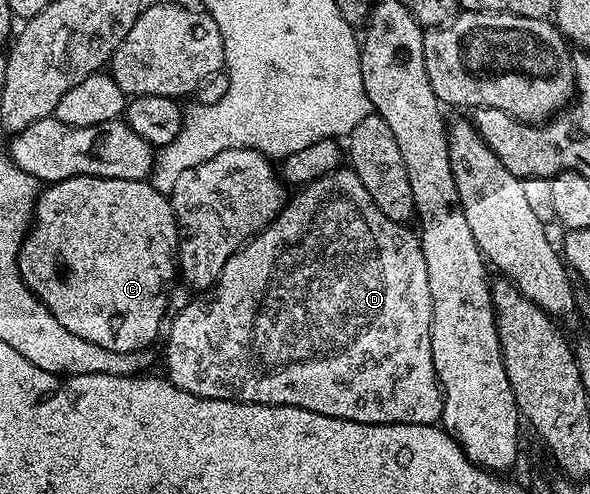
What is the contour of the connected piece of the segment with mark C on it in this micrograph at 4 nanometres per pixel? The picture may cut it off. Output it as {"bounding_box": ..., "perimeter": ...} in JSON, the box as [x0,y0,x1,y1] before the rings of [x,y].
{"bounding_box":[17,175,178,353],"perimeter":[[[80,175],[80,176],[79,176],[79,177],[71,177],[71,178],[70,178],[70,179],[68,179],[68,180],[67,180],[67,181],[59,181],[59,182],[58,182],[58,183],[50,183],[50,184],[48,184],[48,186],[46,186],[46,187],[45,187],[45,188],[44,188],[44,190],[42,190],[42,191],[41,191],[41,192],[40,192],[40,194],[38,194],[38,197],[37,197],[37,206],[36,206],[36,208],[35,208],[35,218],[34,218],[34,220],[33,220],[33,222],[32,222],[32,224],[31,224],[31,226],[30,226],[30,229],[29,229],[29,234],[28,234],[28,235],[26,235],[26,236],[25,236],[25,240],[24,240],[24,241],[23,241],[23,245],[22,245],[22,246],[21,246],[21,252],[20,252],[20,253],[19,253],[19,257],[18,257],[18,258],[17,258],[17,275],[18,275],[18,276],[19,276],[19,279],[22,279],[22,281],[23,281],[23,282],[25,282],[25,283],[22,283],[22,284],[24,284],[24,286],[25,286],[25,287],[26,287],[26,288],[27,288],[27,289],[28,289],[28,290],[29,290],[29,291],[30,291],[30,292],[31,292],[31,293],[35,293],[35,294],[36,294],[36,295],[37,295],[37,296],[38,296],[38,297],[39,297],[39,301],[43,301],[43,305],[47,305],[47,309],[51,309],[51,313],[55,313],[55,321],[59,321],[59,325],[63,325],[63,329],[67,329],[67,330],[68,330],[68,331],[70,331],[70,332],[71,332],[71,333],[75,333],[75,337],[83,337],[83,341],[87,341],[87,342],[88,342],[88,343],[90,343],[90,344],[91,344],[91,345],[99,345],[99,346],[100,346],[100,347],[102,347],[102,348],[103,348],[103,349],[111,349],[111,350],[112,350],[112,351],[114,351],[114,352],[115,352],[115,353],[136,353],[136,352],[139,352],[139,351],[143,351],[143,350],[146,350],[146,348],[148,348],[148,347],[149,347],[149,346],[150,346],[150,345],[153,345],[153,344],[149,344],[149,343],[153,343],[153,342],[155,342],[155,341],[156,341],[156,339],[157,339],[157,334],[159,334],[159,335],[158,335],[158,339],[159,339],[159,336],[160,336],[160,335],[161,335],[161,334],[162,334],[162,331],[163,331],[163,323],[162,323],[162,327],[161,327],[161,318],[163,318],[163,317],[164,317],[164,315],[165,315],[165,306],[167,306],[167,305],[168,305],[168,303],[169,303],[169,286],[171,286],[171,285],[172,285],[172,283],[173,283],[173,275],[174,275],[174,279],[175,279],[175,272],[176,272],[176,271],[177,271],[177,270],[178,270],[178,265],[177,265],[177,222],[176,222],[176,221],[175,221],[175,213],[174,213],[174,212],[173,212],[173,204],[172,204],[172,202],[170,202],[170,200],[169,200],[169,199],[168,199],[168,198],[167,198],[167,195],[166,195],[166,192],[164,192],[164,191],[156,191],[156,189],[155,189],[155,188],[154,188],[154,187],[153,187],[153,185],[152,185],[152,182],[149,182],[149,181],[138,181],[138,180],[135,180],[135,179],[100,179],[100,178],[99,178],[99,177],[91,177],[91,176],[90,176],[90,175]]]}

